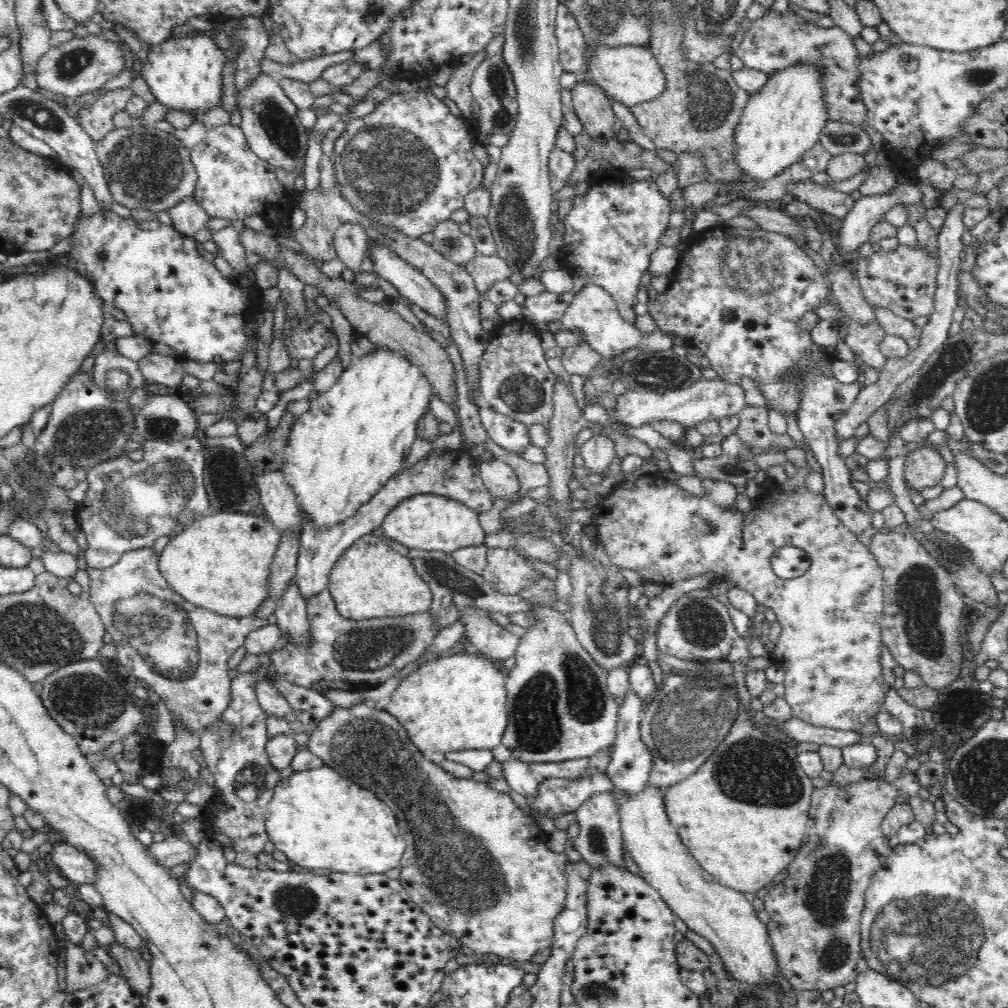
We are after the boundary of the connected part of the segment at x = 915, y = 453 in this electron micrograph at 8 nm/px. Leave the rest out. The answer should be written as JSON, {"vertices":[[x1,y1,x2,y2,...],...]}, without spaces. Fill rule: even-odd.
{"vertices":[[923,446,909,452,905,460,904,479,910,490,931,488,941,484,947,467,944,458,934,448]]}

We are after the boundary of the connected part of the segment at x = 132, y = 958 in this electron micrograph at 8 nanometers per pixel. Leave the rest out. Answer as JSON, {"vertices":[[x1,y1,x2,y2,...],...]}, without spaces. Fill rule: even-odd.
{"vertices":[[116,942,110,945,110,952,115,969,130,981,134,991,142,995,142,1002,138,1006,145,1006,152,986,149,963,144,961,139,950,125,948]]}

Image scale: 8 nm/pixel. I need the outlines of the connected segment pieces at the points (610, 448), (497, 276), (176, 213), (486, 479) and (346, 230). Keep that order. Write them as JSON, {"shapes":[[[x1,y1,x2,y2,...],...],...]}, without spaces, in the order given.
{"shapes":[[[595,435,581,446,581,455,584,467,593,473,593,479,602,478,602,474,611,467,611,462,616,458,614,441,605,435]],[[478,253,472,261,463,266,474,279,476,289,483,293,498,280,506,280,513,272,512,268,500,256,484,256]],[[193,196,182,200,168,212,173,227,184,236,193,237,198,230,206,229,206,222,210,219]],[[494,458,479,466,479,474,493,498,516,502,520,500,520,481,516,472,506,463]],[[345,222,335,230,337,257,344,263,345,268,352,270,355,275,363,272,360,265,368,248,369,237,367,229,360,223]]]}

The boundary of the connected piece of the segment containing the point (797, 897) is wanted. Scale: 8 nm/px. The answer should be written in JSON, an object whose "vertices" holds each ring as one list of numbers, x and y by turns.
{"vertices":[[903,772,897,779,889,783,888,781,884,781,882,777,879,777,874,779,862,779,857,783,850,783,844,786,829,783,826,787,815,788,813,790,808,813,807,832,803,839,803,845,796,854,796,859,792,860,792,863,787,866,788,878,786,878,783,883,769,889,769,893,764,898,765,910,770,915,770,921,767,924,769,939,779,963,779,972,788,979,788,982,792,984,795,990,816,990,821,993,823,990,832,990,836,988,836,986,846,986,846,984,854,981,859,975,856,966,858,959,863,957,863,953,861,952,860,920,865,906,866,894,875,873,885,865,888,856,891,856,893,850,889,844,890,838,886,837,882,831,882,824,888,812,896,804,896,798,898,798,898,796,901,795,904,798,916,796,920,788,922,788,922,785,915,773]]}

